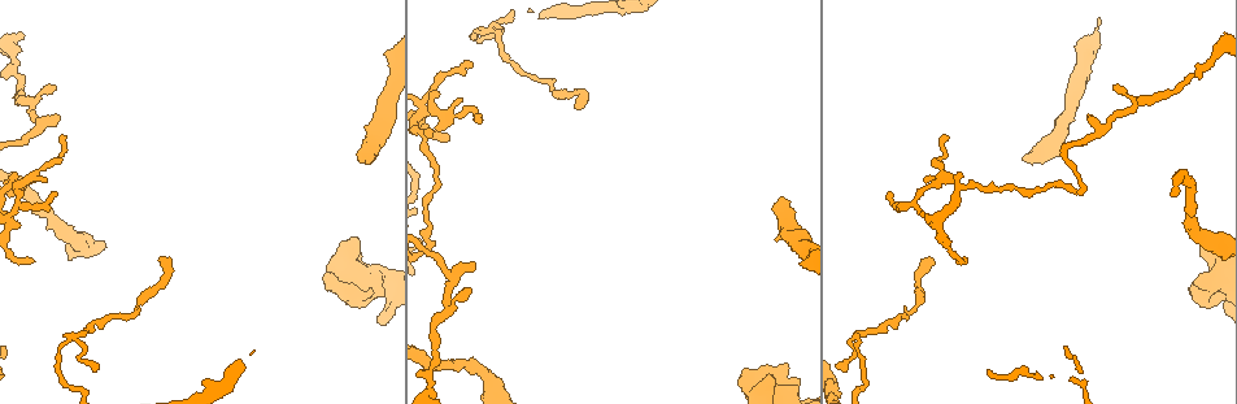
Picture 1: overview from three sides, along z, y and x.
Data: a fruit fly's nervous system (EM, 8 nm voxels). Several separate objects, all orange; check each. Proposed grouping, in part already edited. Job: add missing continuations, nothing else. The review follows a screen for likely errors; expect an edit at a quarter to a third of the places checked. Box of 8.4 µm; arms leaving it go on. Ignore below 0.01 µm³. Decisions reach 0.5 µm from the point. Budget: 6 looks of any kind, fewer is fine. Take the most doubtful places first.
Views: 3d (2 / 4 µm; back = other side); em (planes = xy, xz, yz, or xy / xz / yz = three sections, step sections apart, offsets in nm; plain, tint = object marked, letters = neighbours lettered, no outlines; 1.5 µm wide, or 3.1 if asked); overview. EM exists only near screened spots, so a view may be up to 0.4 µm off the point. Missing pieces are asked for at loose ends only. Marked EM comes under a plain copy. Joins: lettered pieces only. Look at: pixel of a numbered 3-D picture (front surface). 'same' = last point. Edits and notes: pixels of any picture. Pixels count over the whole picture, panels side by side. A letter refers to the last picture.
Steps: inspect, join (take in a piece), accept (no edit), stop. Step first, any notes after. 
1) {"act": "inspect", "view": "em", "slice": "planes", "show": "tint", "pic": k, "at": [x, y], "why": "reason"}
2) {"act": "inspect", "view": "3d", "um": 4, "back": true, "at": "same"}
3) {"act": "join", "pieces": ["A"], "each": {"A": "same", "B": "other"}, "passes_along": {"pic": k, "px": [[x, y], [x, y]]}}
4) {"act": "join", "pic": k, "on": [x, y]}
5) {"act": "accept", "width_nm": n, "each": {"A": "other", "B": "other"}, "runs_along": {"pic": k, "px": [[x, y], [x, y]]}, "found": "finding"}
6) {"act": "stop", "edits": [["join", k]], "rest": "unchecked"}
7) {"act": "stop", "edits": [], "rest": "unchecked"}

{"act": "inspect", "view": "3d", "um": 4, "pic": 1, "at": [362, 159], "why": "branch stops here"}

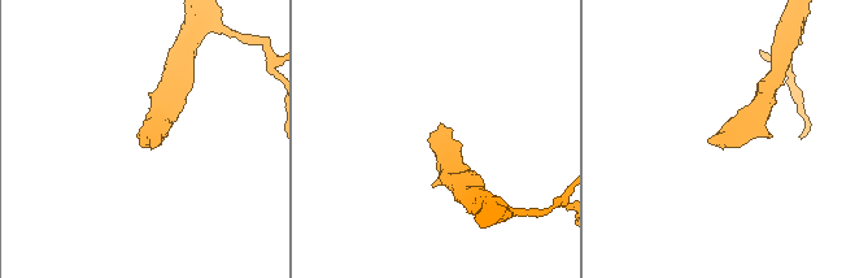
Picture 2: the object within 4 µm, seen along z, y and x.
{"act": "inspect", "view": "em", "slice": "planes", "show": "tint", "pic": 2, "at": [709, 141], "why": "shape alone is not enough"}

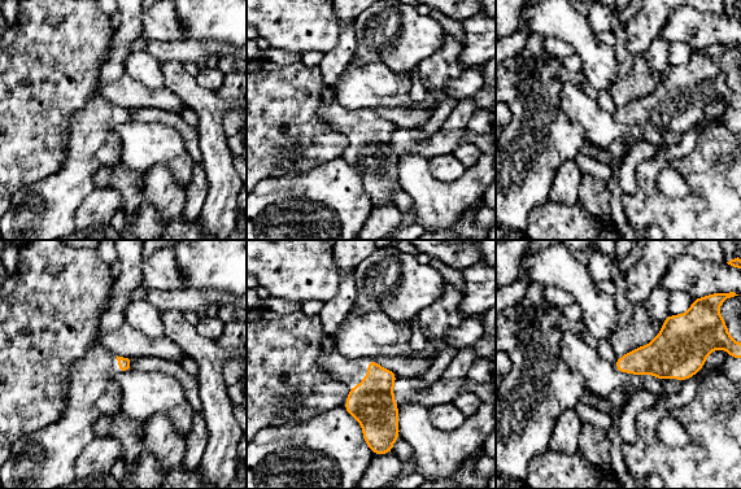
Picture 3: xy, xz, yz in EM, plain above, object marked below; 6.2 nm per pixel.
{"act": "inspect", "view": "em", "slice": "planes", "show": "letters", "at": "same", "why": "see the neighbours"}

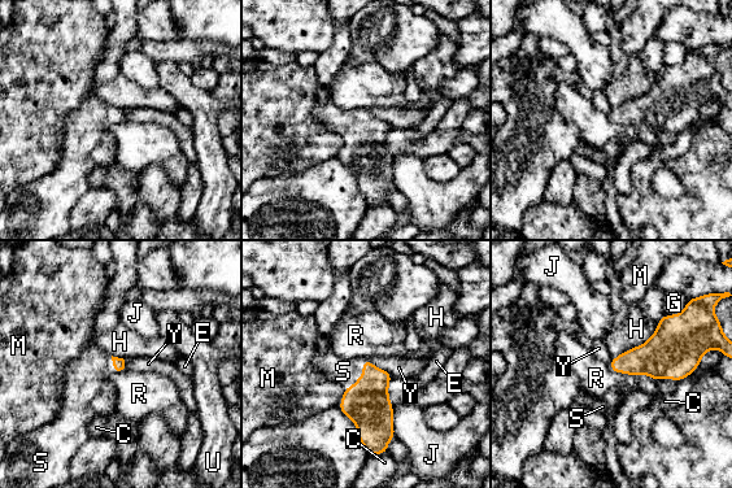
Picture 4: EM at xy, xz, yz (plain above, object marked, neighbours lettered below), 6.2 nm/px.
{"act": "join", "pieces": ["S"], "each": {"C": "other", "E": "other", "G": "other", "H": "other", "J": "other", "M": "other", "R": "other", "S": "same", "U": "other", "Y": "other"}, "passes_along": {"pic": 4, "px": [[367, 404], [360, 378], [343, 371]]}, "found": "it goes on there"}

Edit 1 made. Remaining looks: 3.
{"act": "inspect", "view": "em", "slice": "xz", "step": 4, "show": "letters", "pic": 1, "at": [786, 365]}

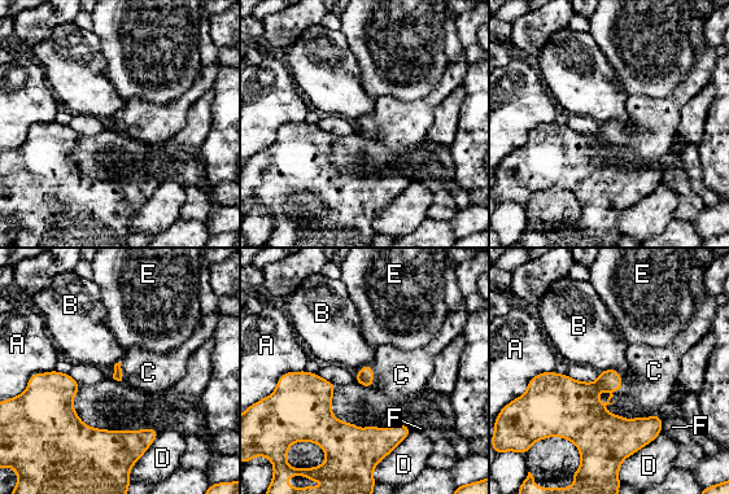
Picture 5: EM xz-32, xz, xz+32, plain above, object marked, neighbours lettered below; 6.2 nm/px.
{"act": "inspect", "view": "em", "slice": "planes", "show": "letters", "at": "same"}

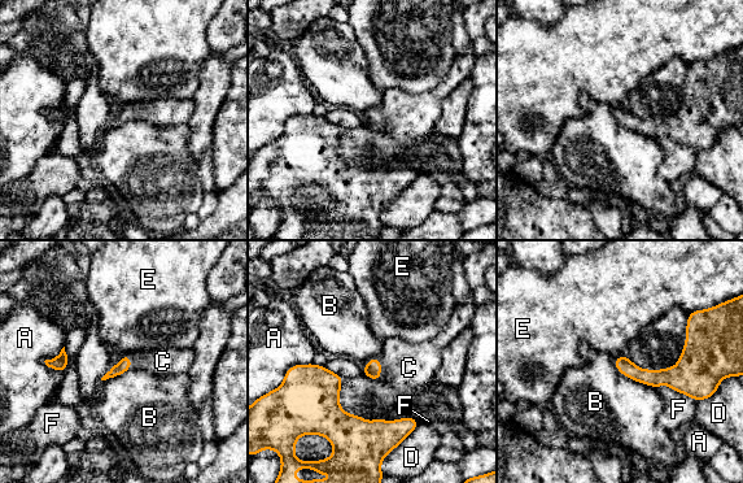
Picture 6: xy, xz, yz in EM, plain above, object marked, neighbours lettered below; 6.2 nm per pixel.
{"act": "join", "pieces": ["C"], "each": {"A": "other", "B": "other", "C": "same", "D": "other", "E": "other", "F": "other"}, "found": "the neuron continues"}

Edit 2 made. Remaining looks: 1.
{"act": "stop", "edits": [["join", 4], ["join", 6]], "rest": "unchecked"}

